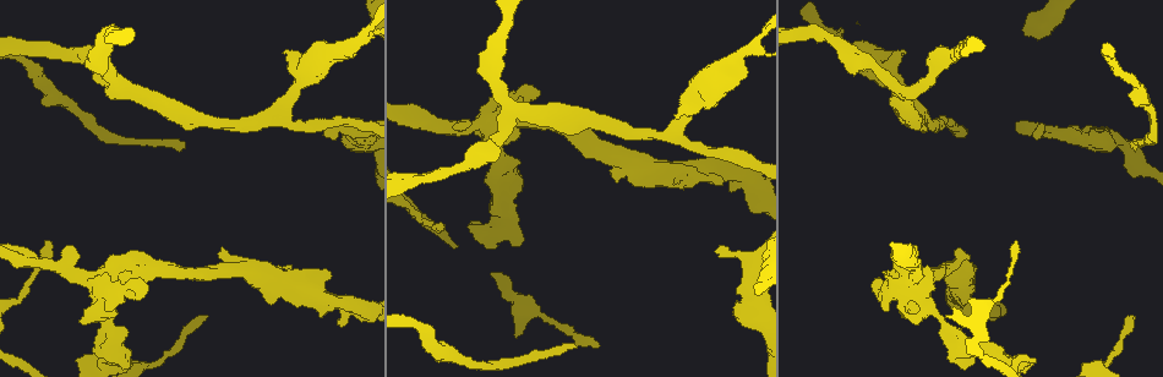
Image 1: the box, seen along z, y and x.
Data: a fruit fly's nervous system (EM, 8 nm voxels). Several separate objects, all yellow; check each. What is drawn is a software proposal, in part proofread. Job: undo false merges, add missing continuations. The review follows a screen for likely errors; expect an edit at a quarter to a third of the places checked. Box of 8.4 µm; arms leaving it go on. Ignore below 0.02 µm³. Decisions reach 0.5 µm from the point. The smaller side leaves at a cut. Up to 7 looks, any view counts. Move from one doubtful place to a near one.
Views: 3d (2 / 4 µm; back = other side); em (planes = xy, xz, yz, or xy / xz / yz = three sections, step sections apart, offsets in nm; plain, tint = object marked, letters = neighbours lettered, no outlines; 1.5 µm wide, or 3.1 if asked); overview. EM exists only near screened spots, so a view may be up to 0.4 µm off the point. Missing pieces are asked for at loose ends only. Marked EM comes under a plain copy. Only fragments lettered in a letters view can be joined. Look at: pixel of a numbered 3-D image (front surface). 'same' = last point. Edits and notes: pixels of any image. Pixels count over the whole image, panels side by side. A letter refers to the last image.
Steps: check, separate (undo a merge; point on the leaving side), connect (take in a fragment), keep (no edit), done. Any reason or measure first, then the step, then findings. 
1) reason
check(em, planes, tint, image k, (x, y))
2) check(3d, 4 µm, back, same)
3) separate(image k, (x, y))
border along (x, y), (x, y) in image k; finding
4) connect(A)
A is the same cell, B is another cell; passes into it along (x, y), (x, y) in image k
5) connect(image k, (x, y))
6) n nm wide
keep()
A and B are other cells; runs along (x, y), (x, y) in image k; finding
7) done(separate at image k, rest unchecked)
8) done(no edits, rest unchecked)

free end
check(em, planes, tint, image 1, (136, 299))

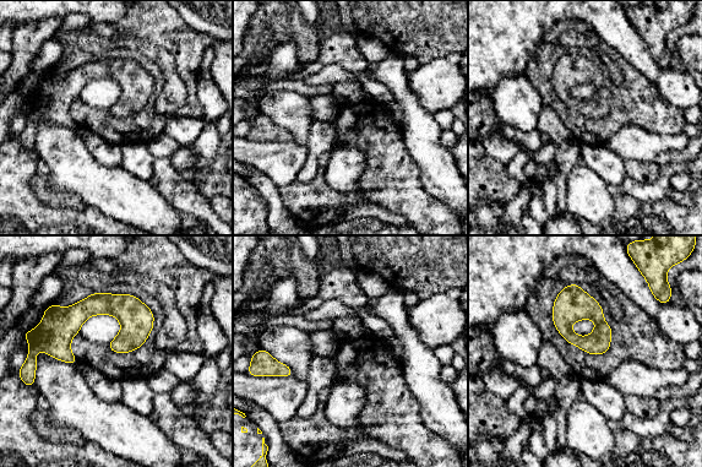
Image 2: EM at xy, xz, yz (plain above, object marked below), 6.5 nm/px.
check(em, planes, letters, same)

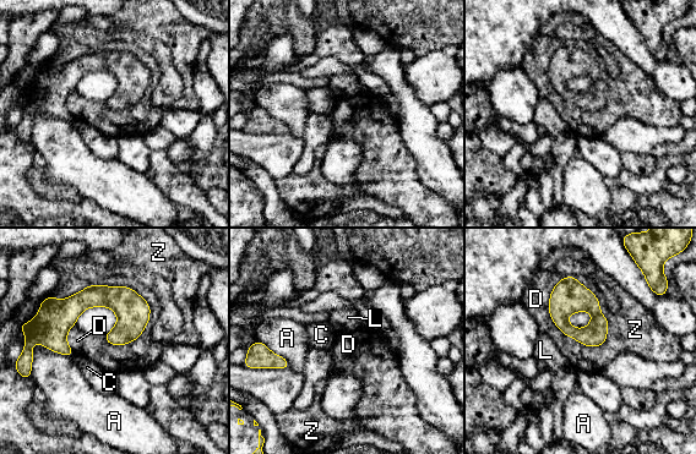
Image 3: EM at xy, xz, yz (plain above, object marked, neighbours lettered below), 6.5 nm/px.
keep()
A, C, D, L and Z are other cells; no lettered fragment goes on from it

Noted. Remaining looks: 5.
free end
check(em, yz, step 4, letters, image 1, (205, 315))

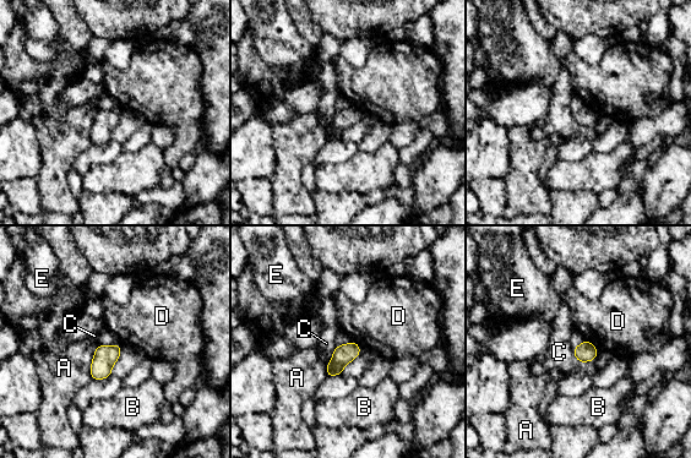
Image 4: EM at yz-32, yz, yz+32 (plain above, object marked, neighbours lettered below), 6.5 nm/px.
130 nm wide; A touches over 240 nm
keep()
A, B, C, D and E are other cells; no lettered fragment goes on from it

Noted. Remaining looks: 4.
long arm stops here
check(3d, 2 µm, image 1, (575, 346))

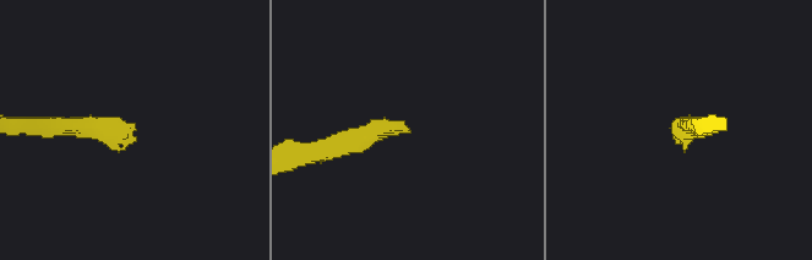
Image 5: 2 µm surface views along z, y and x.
need the tissue
check(em, planes, letters, image 5, (408, 130))

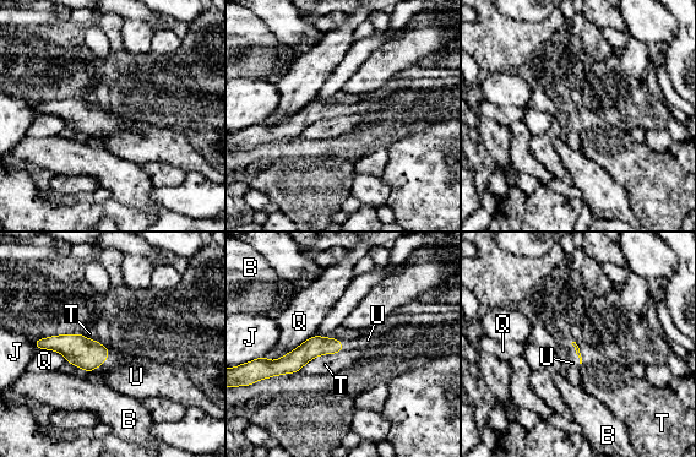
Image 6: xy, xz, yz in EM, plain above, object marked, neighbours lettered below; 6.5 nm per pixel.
connect(U)
U is the same cell, B, J, Q and T are other cells; passes into it along (79, 351), (102, 363), (136, 376) in image 6; it goes on there

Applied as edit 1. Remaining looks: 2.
done(connect at image 6, rest unchecked)

